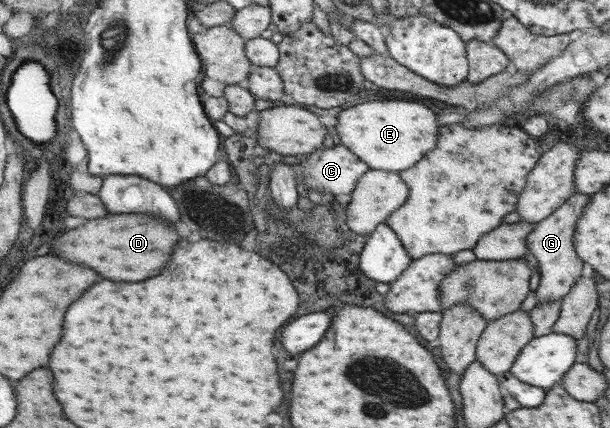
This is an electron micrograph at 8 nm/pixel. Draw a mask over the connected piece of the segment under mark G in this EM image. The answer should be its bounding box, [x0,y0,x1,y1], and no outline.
[526,194,589,306]

